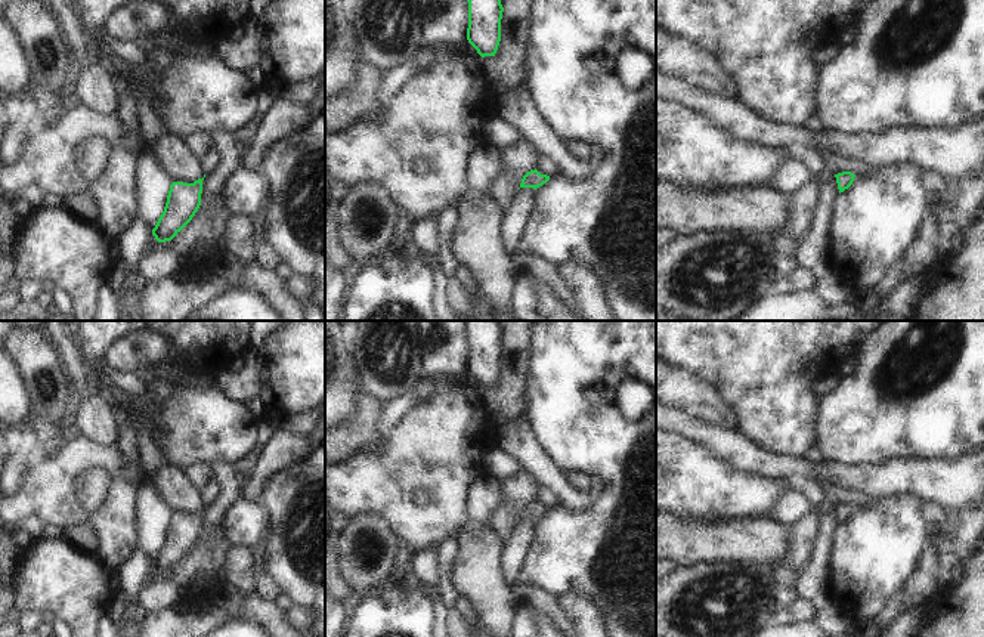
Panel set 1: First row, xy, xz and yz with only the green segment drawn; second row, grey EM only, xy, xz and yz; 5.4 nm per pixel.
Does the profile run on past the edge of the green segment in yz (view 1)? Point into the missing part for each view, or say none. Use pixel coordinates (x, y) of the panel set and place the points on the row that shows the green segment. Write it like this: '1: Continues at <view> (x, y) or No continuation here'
1: No continuation here.

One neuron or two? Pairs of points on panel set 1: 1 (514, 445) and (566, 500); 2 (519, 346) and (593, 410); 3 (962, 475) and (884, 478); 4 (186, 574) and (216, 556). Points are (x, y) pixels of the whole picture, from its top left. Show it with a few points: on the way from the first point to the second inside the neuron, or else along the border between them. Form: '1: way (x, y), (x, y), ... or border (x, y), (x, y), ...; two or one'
1: way (528, 457), (557, 486); one
2: border (531, 336), (528, 377), (523, 389); two
3: way (943, 478), (903, 478); one
4: way (194, 574), (198, 574), (209, 563); one

